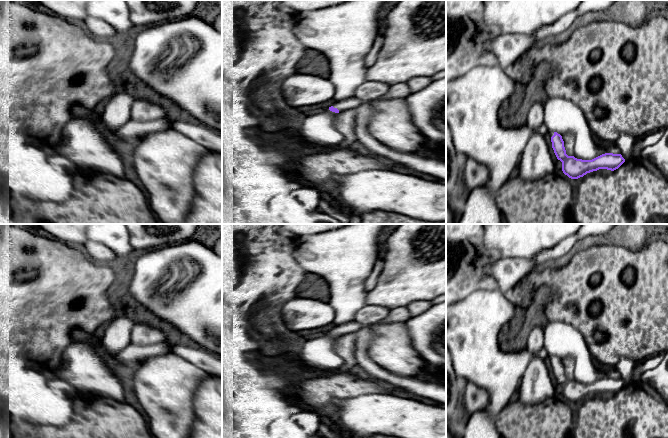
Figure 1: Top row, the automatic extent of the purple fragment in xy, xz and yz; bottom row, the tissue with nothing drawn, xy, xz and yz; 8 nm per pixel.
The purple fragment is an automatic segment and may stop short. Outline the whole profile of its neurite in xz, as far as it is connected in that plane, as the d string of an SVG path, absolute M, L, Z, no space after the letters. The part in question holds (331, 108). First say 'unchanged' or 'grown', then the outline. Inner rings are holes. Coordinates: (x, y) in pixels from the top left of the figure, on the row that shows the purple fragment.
grown | M353 96L351 98L335 102L331 107L329 107L329 110L332 112L335 112L335 113L340 113L340 112L343 112L343 111L346 111L349 109L356 109L360 105L370 104L373 101L375 101L375 100L366 102L364 100L361 100L361 99Z

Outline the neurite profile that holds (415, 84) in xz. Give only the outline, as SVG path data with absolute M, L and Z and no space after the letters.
M417 76L409 79L406 84L409 86L411 93L417 92L431 83L431 79L427 76Z

